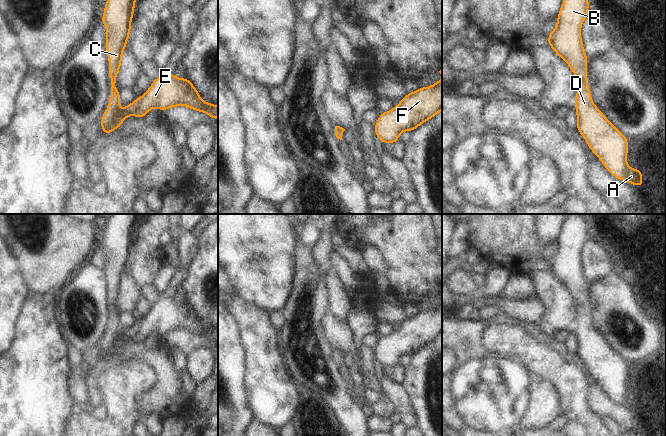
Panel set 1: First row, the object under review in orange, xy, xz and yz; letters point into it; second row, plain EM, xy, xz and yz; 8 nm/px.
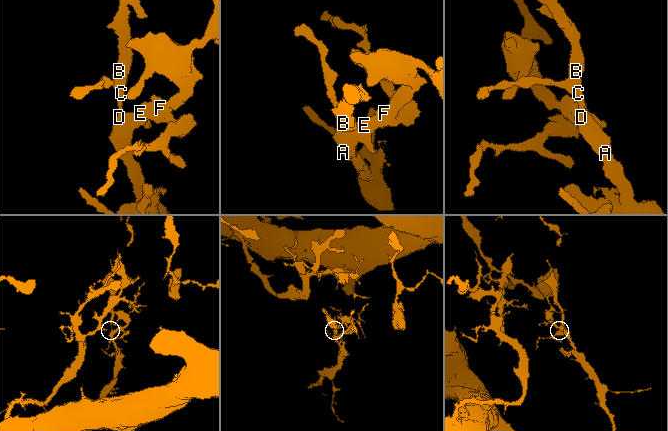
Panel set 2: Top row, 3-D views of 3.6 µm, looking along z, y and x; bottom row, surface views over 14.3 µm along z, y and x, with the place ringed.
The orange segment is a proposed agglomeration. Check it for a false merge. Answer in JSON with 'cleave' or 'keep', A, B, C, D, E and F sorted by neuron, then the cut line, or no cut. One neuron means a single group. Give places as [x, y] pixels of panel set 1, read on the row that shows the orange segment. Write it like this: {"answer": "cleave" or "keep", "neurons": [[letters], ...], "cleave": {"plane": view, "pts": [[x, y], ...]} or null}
{"answer": "keep", "neurons": [["A", "B", "C", "D", "E", "F"]], "cleave": null}

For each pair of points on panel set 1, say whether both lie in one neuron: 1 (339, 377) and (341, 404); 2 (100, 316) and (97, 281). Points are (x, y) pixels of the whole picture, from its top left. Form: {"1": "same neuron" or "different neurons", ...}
{"1": "same neuron", "2": "same neuron"}

